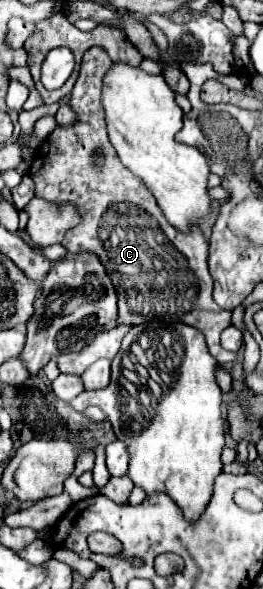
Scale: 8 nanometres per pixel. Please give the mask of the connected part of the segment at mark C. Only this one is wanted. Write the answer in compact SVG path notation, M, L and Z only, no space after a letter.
M89 48L83 54L81 68L77 82L71 92L69 106L75 112L77 120L71 126L59 126L41 142L33 152L33 162L29 168L29 176L35 180L35 196L49 200L53 204L73 204L81 212L81 224L77 228L71 228L69 234L65 234L63 246L69 254L77 252L93 252L105 264L105 270L109 272L109 278L113 280L113 286L117 290L119 298L119 322L127 326L135 326L141 322L149 322L155 318L163 318L167 322L183 322L189 326L197 326L205 334L209 354L219 364L229 364L235 360L233 352L227 352L219 344L219 332L223 332L227 326L231 326L231 312L223 310L213 302L213 278L207 268L209 258L209 242L199 226L189 228L189 232L181 232L173 228L161 208L157 208L157 202L153 200L153 194L145 188L145 184L129 170L125 168L115 148L109 142L107 126L105 126L105 112L101 106L101 80L103 74L109 70L113 62L109 60L107 52L103 48Z

